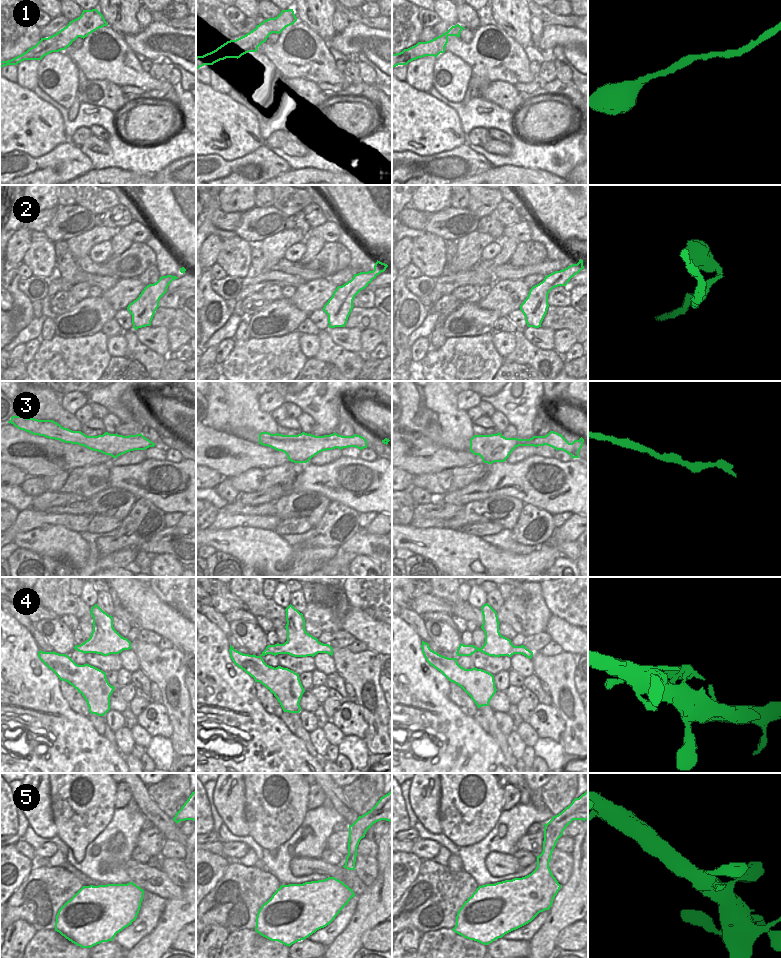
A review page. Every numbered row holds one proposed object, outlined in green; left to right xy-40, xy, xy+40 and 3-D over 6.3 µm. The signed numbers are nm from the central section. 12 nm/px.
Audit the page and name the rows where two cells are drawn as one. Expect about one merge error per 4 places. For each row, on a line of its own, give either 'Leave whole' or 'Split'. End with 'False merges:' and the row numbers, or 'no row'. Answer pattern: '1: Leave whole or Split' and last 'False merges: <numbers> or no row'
1: Leave whole
2: Leave whole
3: Leave whole
4: Leave whole
5: Leave whole
False merges: no row

